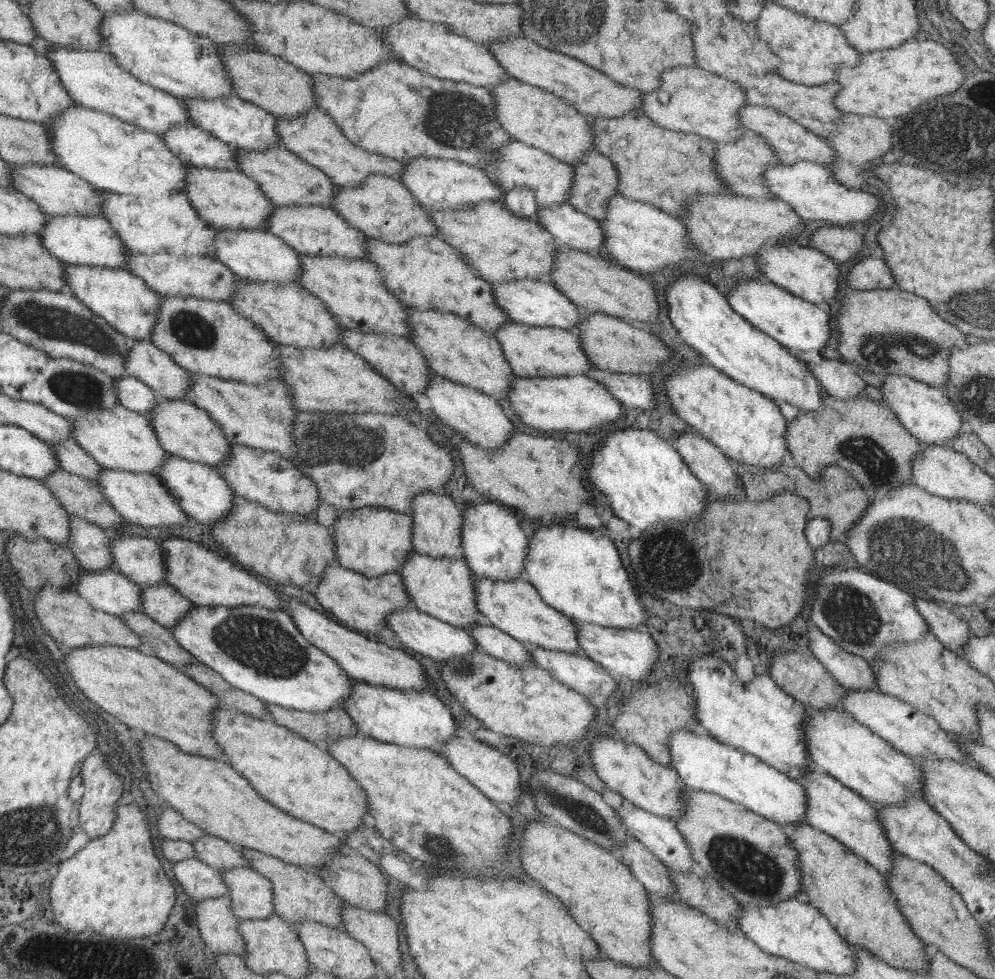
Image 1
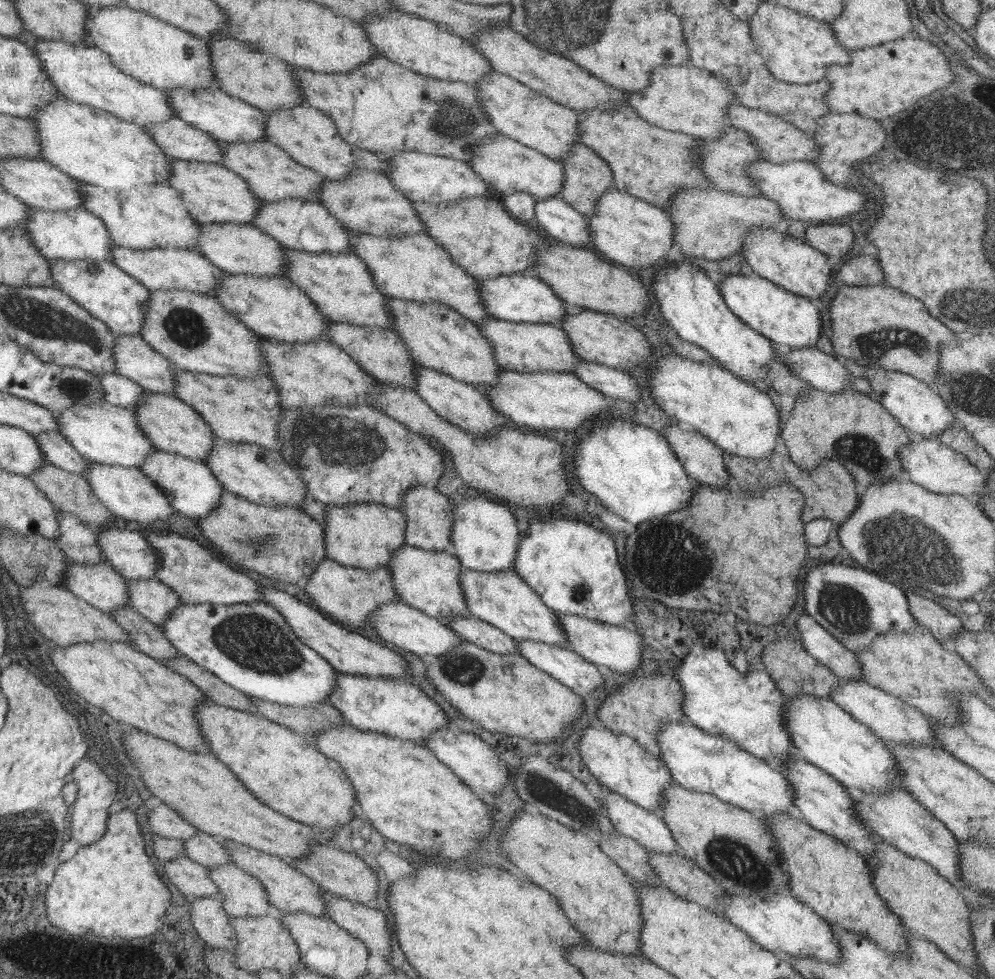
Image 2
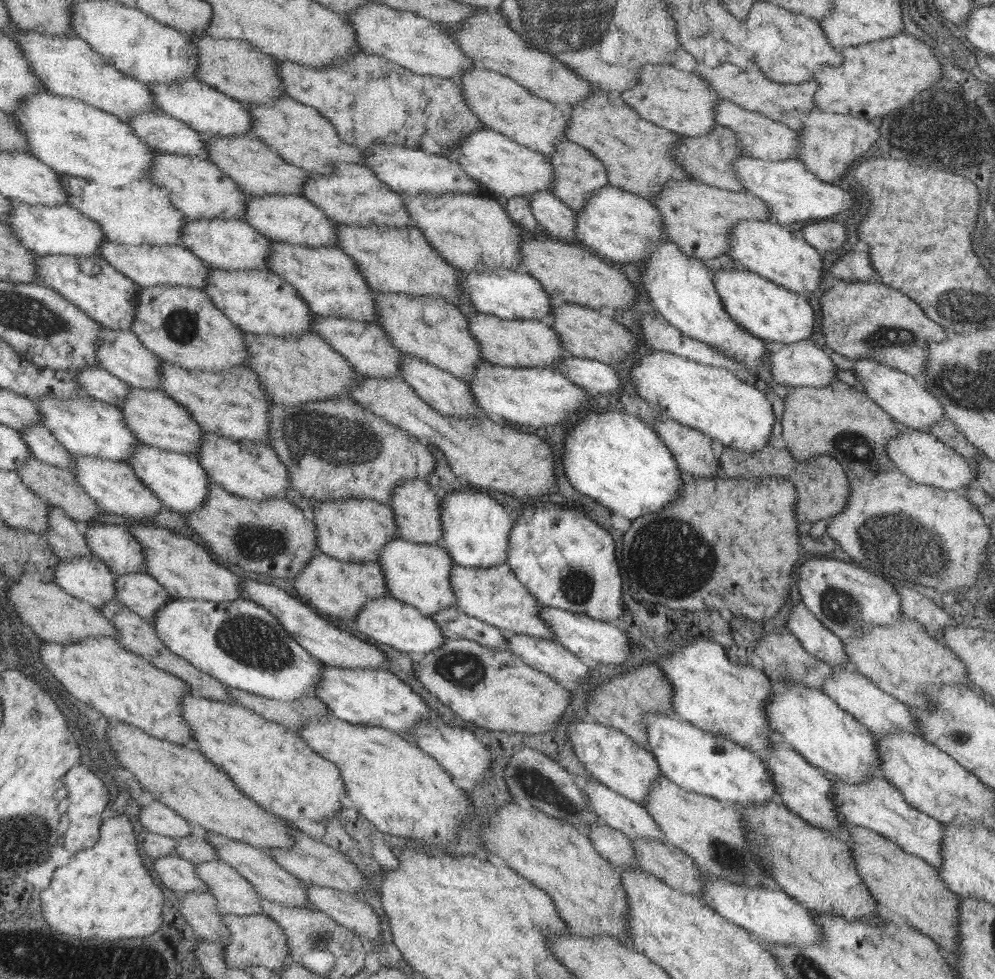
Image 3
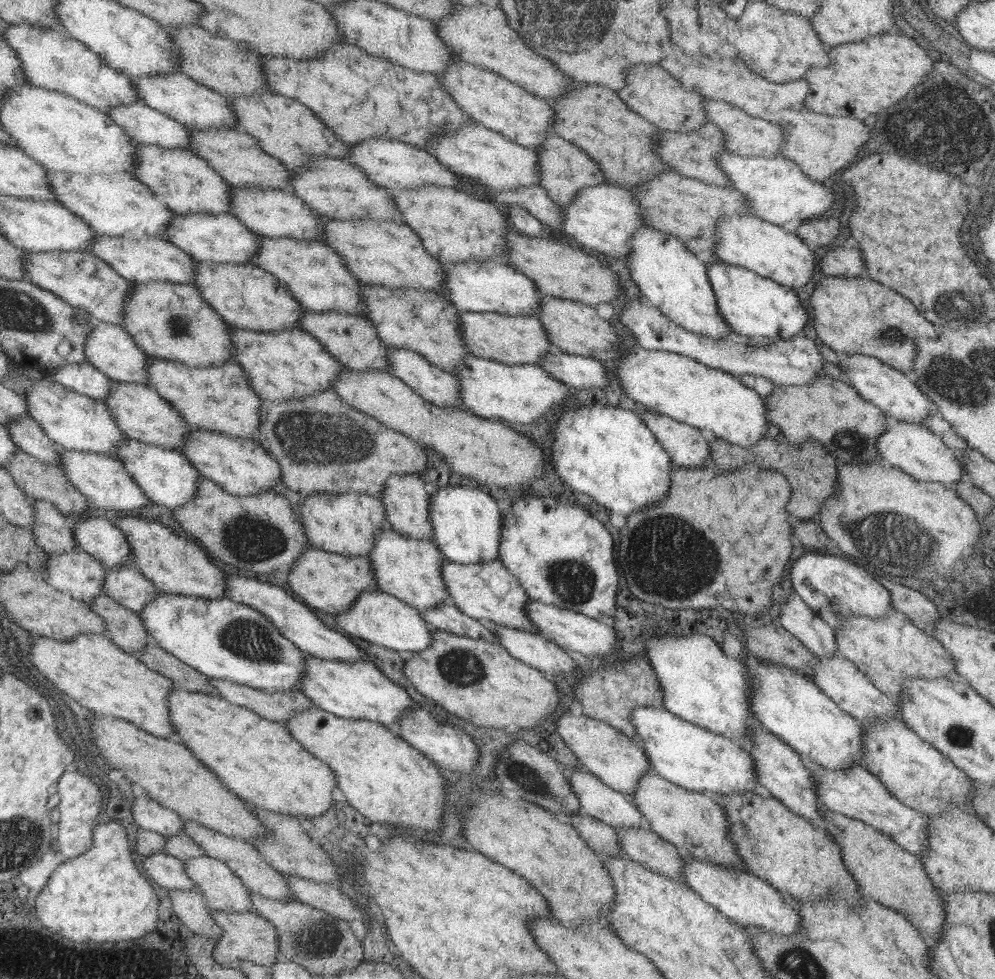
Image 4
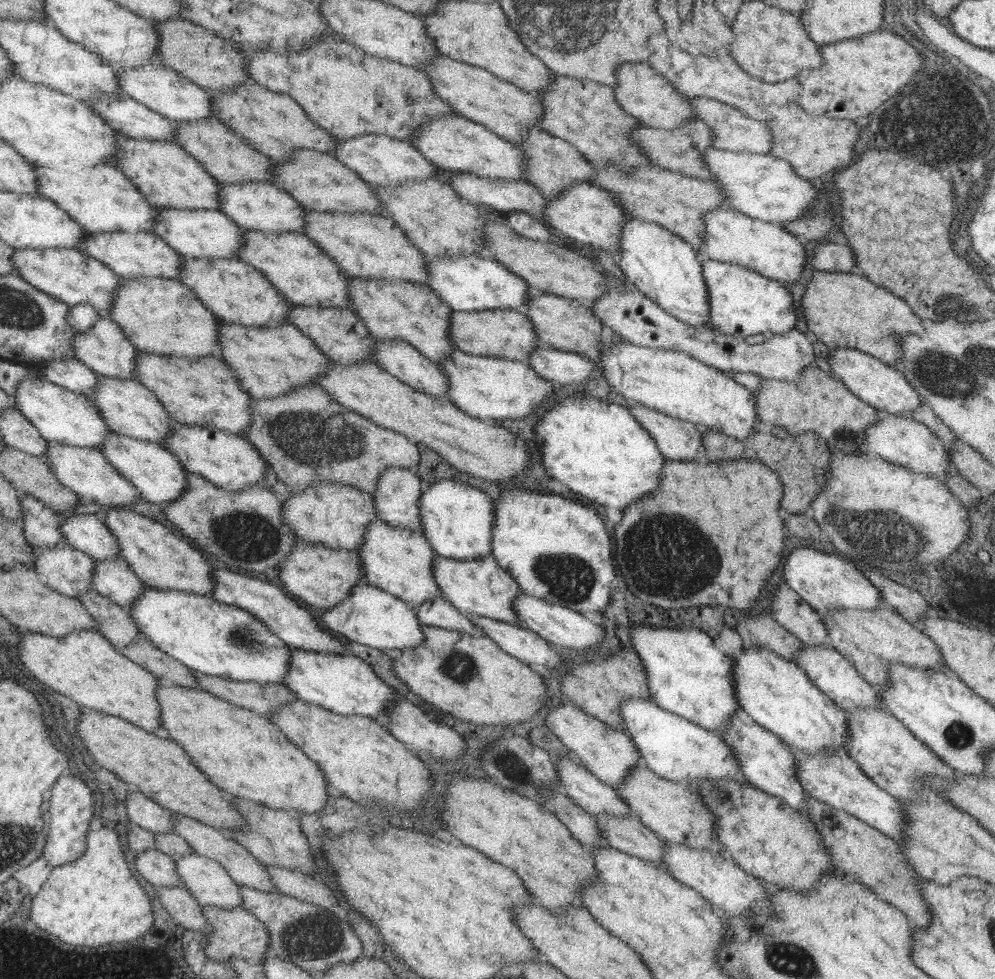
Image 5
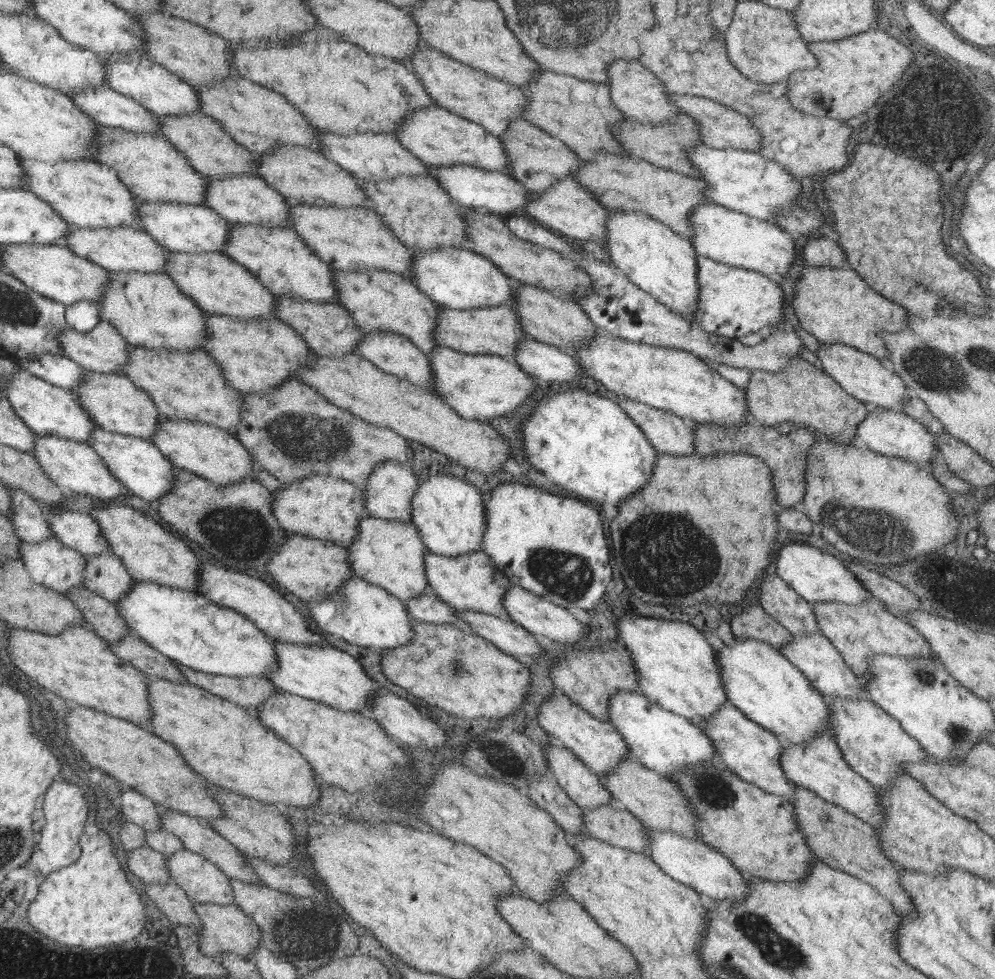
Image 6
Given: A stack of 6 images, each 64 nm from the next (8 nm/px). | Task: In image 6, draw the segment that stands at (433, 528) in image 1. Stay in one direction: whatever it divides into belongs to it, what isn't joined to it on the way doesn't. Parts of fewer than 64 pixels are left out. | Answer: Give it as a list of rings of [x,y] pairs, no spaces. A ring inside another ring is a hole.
[[[391,459],[381,461],[373,467],[361,489],[365,494],[364,508],[368,517],[411,522],[411,501],[413,491],[417,490],[417,478],[409,465]]]

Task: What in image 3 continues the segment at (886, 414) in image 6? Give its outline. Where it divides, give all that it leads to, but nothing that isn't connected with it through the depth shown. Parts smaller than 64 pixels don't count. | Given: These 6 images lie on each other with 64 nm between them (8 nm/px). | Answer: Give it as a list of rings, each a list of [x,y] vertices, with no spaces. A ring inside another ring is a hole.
[[[899,427],[900,431],[892,440],[884,445],[887,458],[891,460],[893,468],[903,473],[913,482],[929,485],[943,490],[960,492],[975,479],[975,470],[959,456],[955,451],[945,447],[935,436],[928,431],[901,432],[905,427]]]

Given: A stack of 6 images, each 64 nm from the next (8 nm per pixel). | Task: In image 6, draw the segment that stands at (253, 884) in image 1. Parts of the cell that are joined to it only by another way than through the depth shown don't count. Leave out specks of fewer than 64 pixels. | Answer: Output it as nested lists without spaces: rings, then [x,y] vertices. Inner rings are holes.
[[[177,850],[164,862],[168,882],[175,883],[193,903],[233,904],[229,878],[199,854]]]

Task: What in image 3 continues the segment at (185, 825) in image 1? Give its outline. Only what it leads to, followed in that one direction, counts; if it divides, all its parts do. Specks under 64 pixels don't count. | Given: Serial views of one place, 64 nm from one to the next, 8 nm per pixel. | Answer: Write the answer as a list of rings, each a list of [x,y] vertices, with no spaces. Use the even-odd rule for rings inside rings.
[[[159,801],[147,803],[145,806],[141,805],[139,808],[139,824],[145,830],[161,834],[161,836],[177,839],[189,835],[190,830],[187,828],[187,823],[188,821]]]

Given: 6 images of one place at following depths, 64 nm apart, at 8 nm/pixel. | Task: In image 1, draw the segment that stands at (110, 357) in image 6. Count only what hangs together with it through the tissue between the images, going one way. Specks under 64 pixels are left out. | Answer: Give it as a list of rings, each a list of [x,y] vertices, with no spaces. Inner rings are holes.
[[[129,340],[129,347],[125,353],[124,376],[135,378],[147,385],[158,398],[185,401],[184,393],[188,388],[190,374],[175,362],[169,354],[165,354],[163,350],[152,345],[148,340]]]

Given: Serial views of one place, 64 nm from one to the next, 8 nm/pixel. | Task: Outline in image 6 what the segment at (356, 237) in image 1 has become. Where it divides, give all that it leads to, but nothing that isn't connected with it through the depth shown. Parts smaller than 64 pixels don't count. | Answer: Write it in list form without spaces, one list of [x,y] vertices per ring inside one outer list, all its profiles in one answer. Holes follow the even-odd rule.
[[[231,174],[230,176],[208,176],[206,180],[204,205],[228,223],[291,228],[288,198],[281,196],[281,193],[271,188],[263,179],[250,174]]]

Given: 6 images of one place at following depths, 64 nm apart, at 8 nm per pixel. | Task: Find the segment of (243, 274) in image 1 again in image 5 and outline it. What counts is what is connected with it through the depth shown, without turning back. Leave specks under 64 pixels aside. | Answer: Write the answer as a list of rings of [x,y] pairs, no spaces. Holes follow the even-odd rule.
[[[157,207],[153,233],[173,248],[189,257],[237,258],[237,248],[243,245],[243,229],[217,209],[175,209]]]

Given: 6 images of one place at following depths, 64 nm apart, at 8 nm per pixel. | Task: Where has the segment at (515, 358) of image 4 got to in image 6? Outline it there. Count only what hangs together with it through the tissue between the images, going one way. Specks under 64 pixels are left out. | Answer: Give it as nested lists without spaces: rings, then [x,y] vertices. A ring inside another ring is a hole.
[[[505,304],[468,309],[442,307],[437,311],[435,327],[433,327],[433,340],[439,346],[456,349],[457,352],[499,355],[504,358],[513,358],[515,343],[519,339],[527,338],[527,334],[521,330],[521,322],[515,310]]]

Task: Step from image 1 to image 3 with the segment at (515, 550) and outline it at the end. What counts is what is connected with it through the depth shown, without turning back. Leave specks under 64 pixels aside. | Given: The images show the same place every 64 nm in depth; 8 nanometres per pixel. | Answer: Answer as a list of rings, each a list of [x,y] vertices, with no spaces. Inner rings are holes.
[[[448,492],[441,497],[441,542],[455,565],[462,567],[493,567],[505,563],[508,555],[509,516],[485,494]]]

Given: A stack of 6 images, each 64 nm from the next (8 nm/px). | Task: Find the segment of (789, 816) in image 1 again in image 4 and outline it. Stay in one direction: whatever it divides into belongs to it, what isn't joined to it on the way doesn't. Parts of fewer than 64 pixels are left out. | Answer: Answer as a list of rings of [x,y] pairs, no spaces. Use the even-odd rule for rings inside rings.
[[[633,707],[631,721],[639,745],[648,757],[651,770],[683,788],[714,796],[721,793],[759,793],[753,760],[737,740],[709,732],[662,707]]]

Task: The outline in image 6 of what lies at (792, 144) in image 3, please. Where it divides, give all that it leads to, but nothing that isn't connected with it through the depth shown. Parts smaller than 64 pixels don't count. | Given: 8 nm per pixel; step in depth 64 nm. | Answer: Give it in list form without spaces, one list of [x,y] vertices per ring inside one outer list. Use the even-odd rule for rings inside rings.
[[[669,93],[671,102],[686,115],[691,115],[701,124],[701,143],[714,149],[735,149],[744,151],[761,150],[761,134],[757,132],[757,126],[748,117],[730,109],[727,105],[717,104],[707,97],[697,96],[687,99],[681,95]]]

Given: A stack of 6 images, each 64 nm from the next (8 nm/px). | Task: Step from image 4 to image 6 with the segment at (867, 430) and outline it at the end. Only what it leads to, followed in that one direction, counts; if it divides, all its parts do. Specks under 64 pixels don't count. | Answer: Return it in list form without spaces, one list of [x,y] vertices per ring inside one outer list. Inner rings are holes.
[[[799,358],[789,359],[782,372],[748,370],[750,376],[744,390],[747,418],[765,427],[775,427],[781,422],[792,422],[793,428],[817,431],[825,441],[849,446],[856,444],[854,430],[857,423],[868,414],[869,407],[846,394],[829,376],[814,368],[813,364]]]

